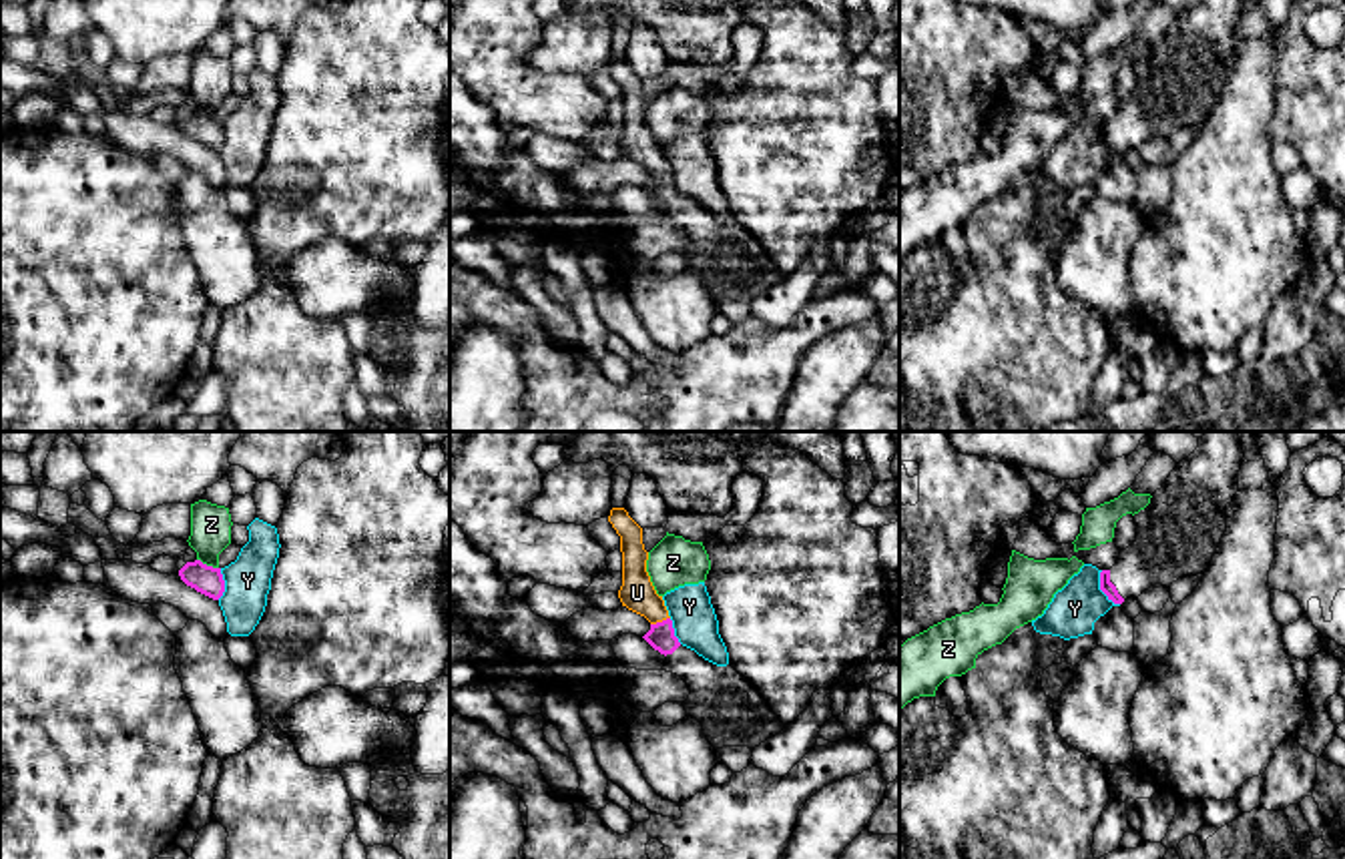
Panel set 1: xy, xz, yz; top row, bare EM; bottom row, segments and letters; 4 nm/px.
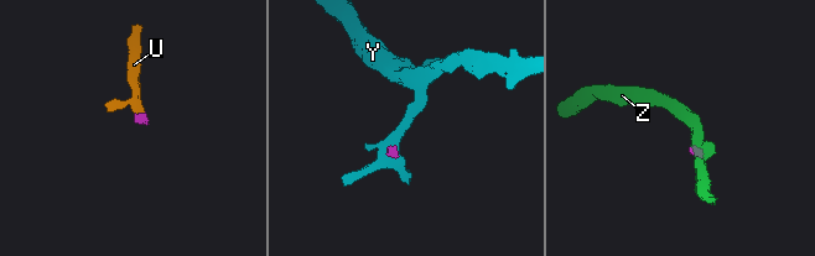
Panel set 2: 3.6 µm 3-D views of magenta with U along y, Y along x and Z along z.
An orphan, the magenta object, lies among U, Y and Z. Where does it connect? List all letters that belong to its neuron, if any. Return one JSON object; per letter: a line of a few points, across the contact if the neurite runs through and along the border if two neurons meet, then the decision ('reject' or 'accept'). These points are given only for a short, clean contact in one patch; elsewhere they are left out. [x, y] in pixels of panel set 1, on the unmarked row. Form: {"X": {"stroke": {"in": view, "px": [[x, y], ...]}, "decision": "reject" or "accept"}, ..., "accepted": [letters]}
{"U": {"stroke": {"in": "xz", "px": [[661, 187], [659, 173], [655, 161], [637, 143]]}, "decision": "accept"}, "Y": {"stroke": {"in": "yz", "px": [[1101, 121], [1101, 139], [1119, 155]]}, "decision": "reject"}, "Z": {"stroke": {"in": "xy", "px": [[197, 109], [217, 119]]}, "decision": "reject"}, "accepted": ["U"]}

